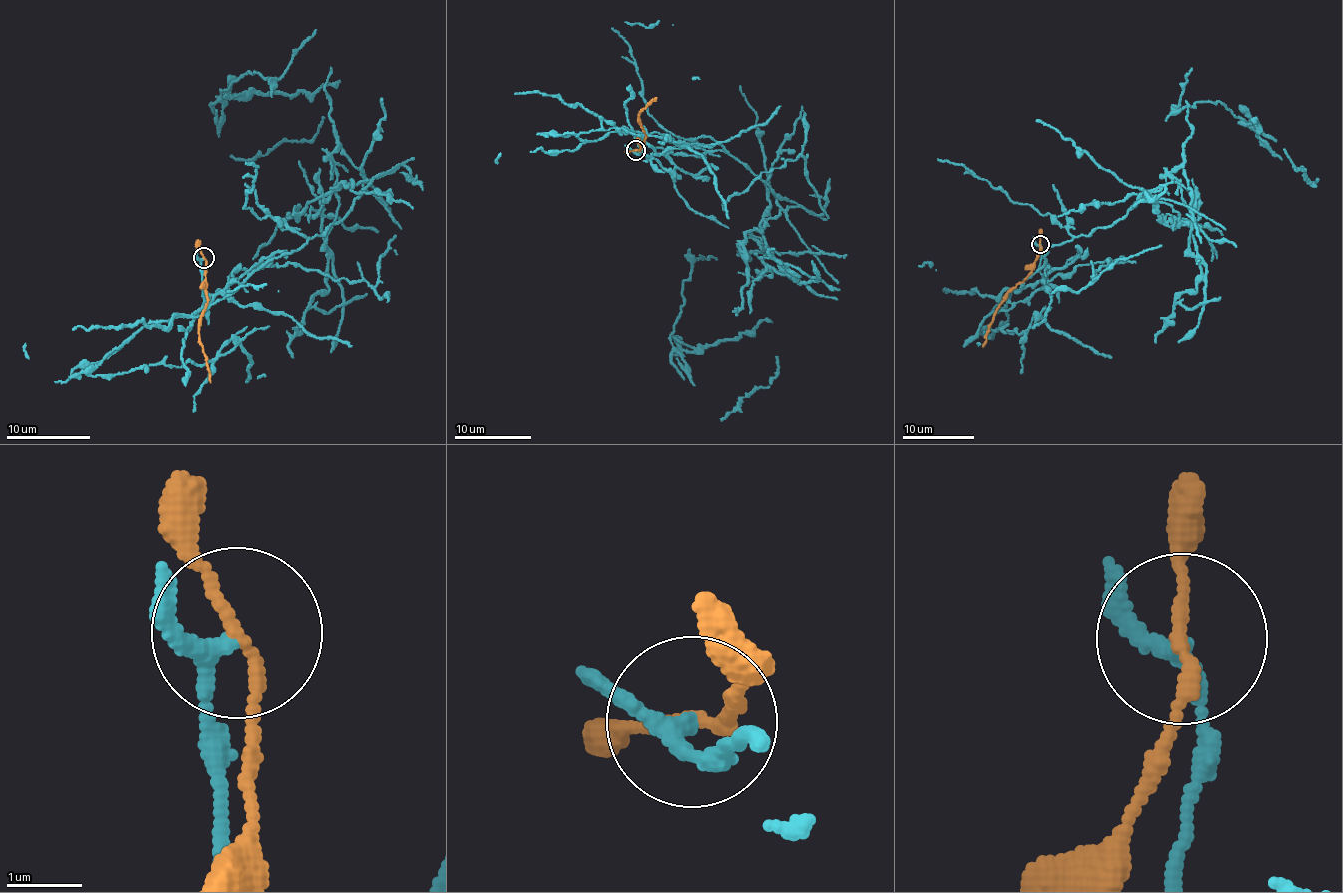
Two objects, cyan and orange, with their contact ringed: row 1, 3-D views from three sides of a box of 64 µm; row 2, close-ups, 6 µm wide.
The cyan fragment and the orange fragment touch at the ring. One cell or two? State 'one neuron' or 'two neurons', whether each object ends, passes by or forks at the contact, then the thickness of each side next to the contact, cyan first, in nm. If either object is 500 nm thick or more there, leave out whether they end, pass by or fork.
two neurons | cyan passes by | orange passes by | 200/160 nm

